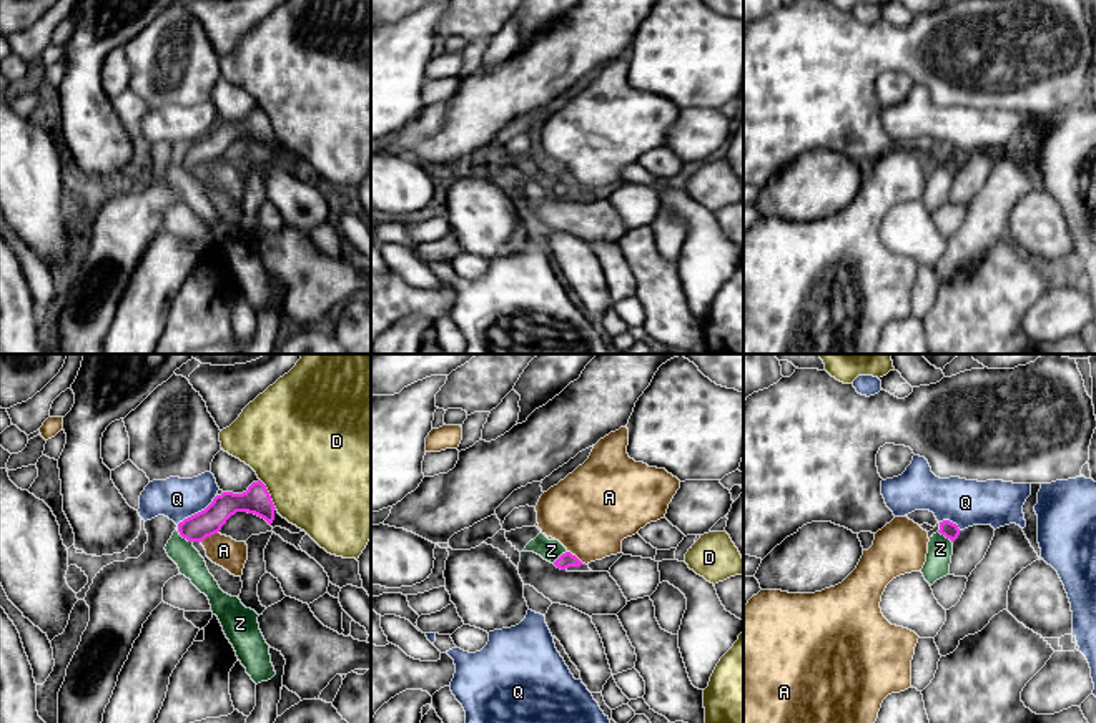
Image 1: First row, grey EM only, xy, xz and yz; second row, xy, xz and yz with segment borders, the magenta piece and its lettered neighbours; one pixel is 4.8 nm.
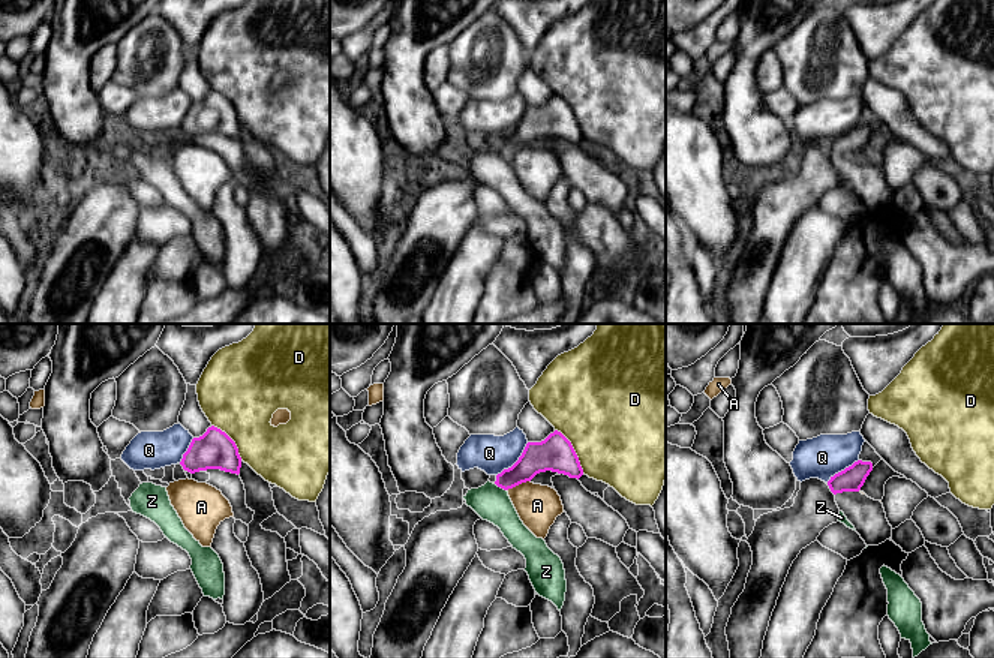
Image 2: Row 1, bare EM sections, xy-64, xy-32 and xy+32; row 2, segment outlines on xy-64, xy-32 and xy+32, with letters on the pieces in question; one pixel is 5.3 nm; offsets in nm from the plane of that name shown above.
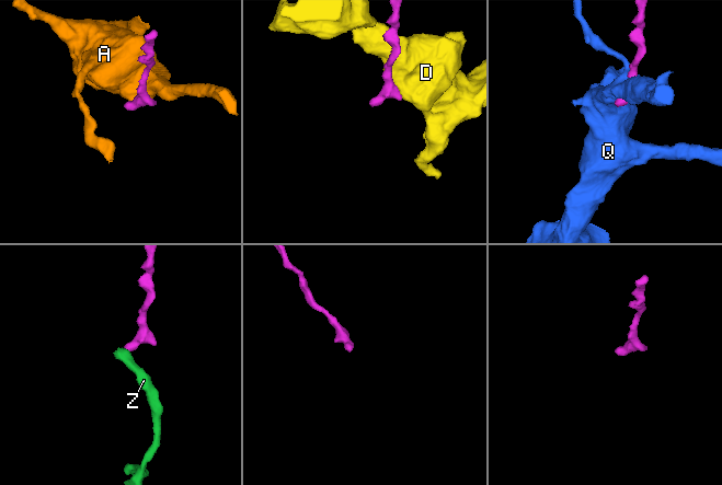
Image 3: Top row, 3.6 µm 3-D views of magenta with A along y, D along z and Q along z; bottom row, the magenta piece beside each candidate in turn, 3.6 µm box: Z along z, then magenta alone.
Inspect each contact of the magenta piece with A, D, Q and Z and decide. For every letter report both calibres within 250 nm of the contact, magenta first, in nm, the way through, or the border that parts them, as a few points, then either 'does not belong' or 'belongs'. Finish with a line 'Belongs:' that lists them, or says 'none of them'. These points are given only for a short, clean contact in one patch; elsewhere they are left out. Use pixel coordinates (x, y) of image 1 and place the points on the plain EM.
A: calibres 70 and 400 nm; does not belong
D: calibres 140 and 480 nm; does not belong
Q: calibres 130 and 200 nm; does not belong
Z: calibres 130 and 120 nm; border xy (177, 158), (192, 170); does not belong
Belongs: none of them

